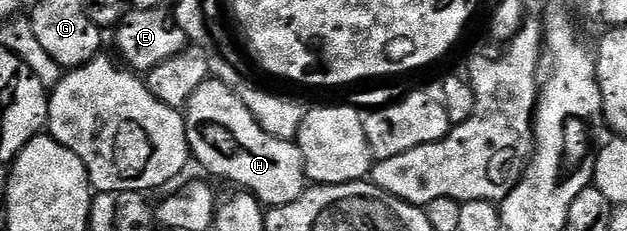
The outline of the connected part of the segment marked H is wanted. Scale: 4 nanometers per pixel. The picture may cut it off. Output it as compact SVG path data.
M210 80L199 84L195 88L195 96L186 104L183 117L185 119L185 131L189 141L190 155L205 170L210 170L217 178L222 178L225 182L234 182L234 187L242 191L256 194L261 205L266 208L291 204L299 200L299 196L307 189L307 179L303 152L296 141L288 142L282 138L271 136L251 116L247 104L243 104L240 93L236 89L232 90L225 82Z

